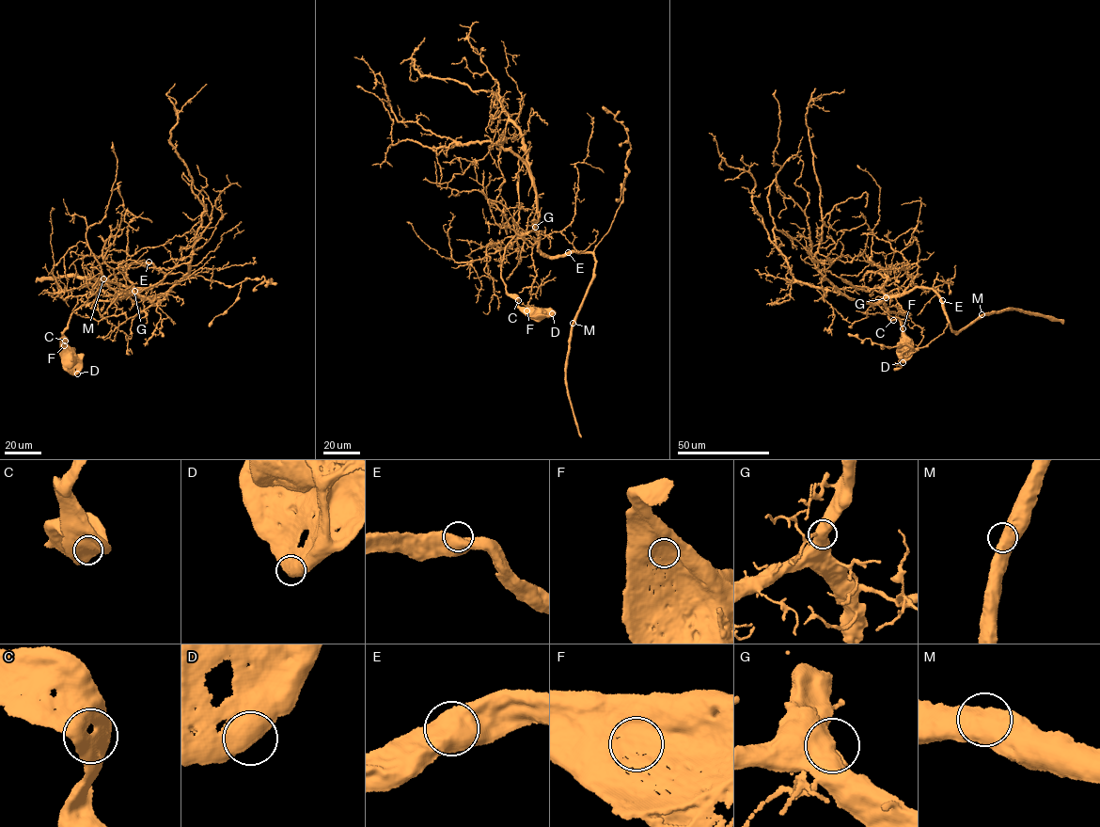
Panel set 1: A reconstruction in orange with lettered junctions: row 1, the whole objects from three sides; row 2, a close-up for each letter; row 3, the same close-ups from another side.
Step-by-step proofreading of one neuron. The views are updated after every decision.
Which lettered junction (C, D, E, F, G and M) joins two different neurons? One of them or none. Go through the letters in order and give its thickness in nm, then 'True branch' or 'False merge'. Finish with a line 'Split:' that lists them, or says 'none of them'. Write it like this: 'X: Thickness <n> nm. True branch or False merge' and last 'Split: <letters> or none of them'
C: Thickness 750 nm. True branch
D: Thickness 750 nm. True branch
E: Thickness 750 nm. True branch
F: Thickness 700 nm. True branch
G: Thickness 800 nm. True branch
M: Thickness 800 nm. True branch
Split: none of them

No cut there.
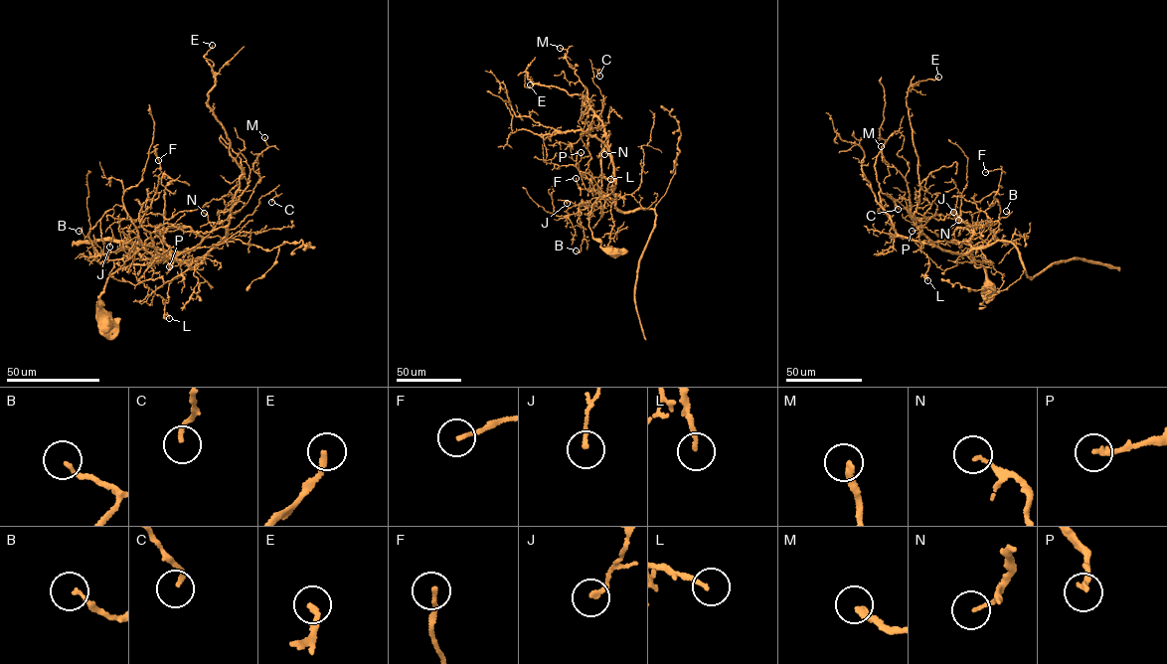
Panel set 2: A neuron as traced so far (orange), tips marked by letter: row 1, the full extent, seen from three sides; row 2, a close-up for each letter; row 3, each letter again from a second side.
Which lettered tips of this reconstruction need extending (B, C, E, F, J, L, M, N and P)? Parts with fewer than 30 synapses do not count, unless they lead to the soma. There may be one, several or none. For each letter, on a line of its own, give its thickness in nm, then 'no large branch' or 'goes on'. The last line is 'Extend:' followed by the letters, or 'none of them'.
B: 150 nm thick; no large branch
C: 150 nm thick; goes on
E: 180 nm thick; no large branch
F: 160 nm thick; no large branch
J: 160 nm thick; no large branch
L: 160 nm thick; no large branch
M: 260 nm thick; goes on
N: 140 nm thick; no large branch
P: 200 nm thick; no large branch
Extend: C, M

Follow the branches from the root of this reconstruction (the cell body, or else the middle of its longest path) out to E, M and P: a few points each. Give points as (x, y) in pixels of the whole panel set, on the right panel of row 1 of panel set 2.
E: (985, 289), (969, 241), (966, 253), (945, 251), (913, 218), (919, 186), (906, 97), (938, 77)
M: (985, 289), (969, 241), (966, 253), (952, 253), (918, 230), (906, 178), (881, 146)
P: (985, 289), (969, 241), (962, 243), (972, 248), (966, 253), (952, 253), (913, 220), (953, 213), (912, 231)

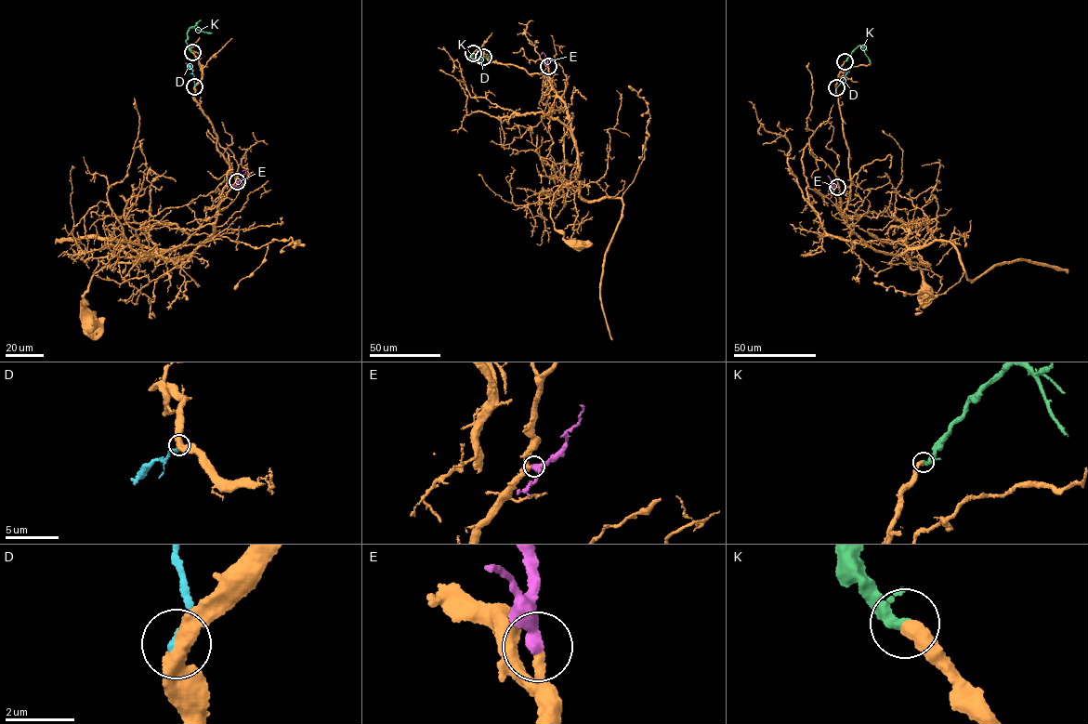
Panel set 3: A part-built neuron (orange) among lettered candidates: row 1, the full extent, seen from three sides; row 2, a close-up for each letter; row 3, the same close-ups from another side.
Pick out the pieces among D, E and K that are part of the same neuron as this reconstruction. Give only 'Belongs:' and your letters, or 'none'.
Belongs: E, K

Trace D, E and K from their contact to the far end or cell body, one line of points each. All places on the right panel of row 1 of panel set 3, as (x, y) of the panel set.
D: (836, 87), (845, 76), (845, 68)
E: (837, 187), (828, 176)
K: (845, 61), (860, 46), (871, 63)

